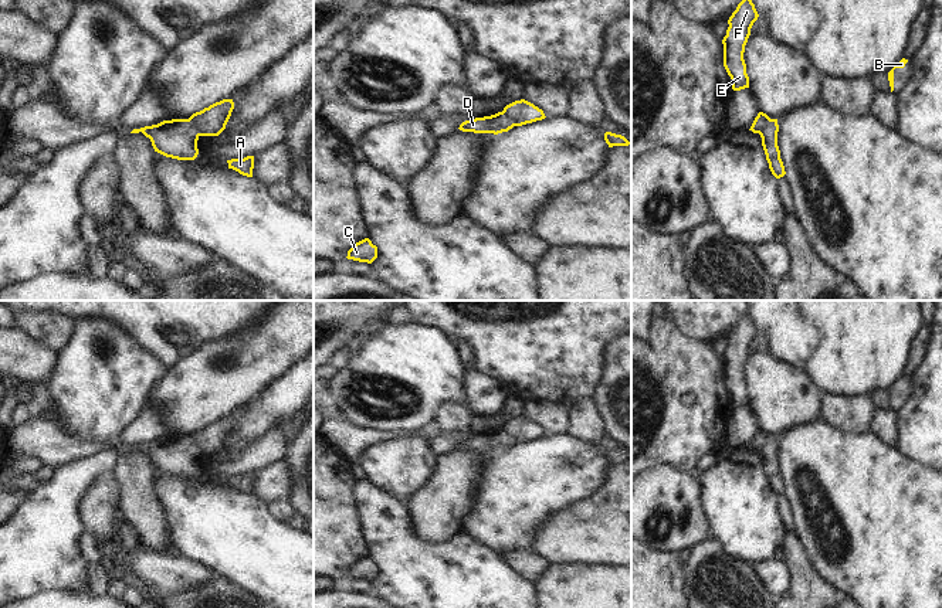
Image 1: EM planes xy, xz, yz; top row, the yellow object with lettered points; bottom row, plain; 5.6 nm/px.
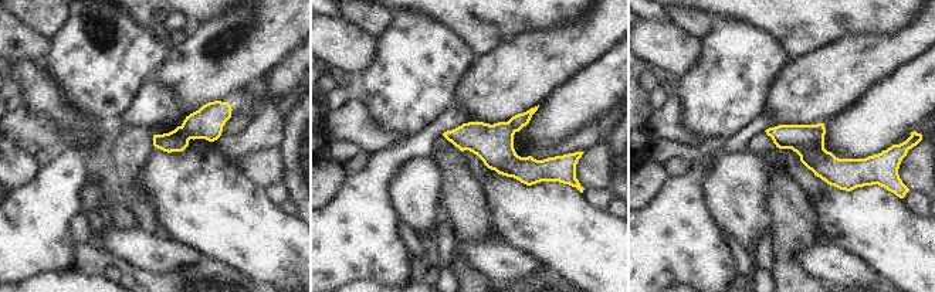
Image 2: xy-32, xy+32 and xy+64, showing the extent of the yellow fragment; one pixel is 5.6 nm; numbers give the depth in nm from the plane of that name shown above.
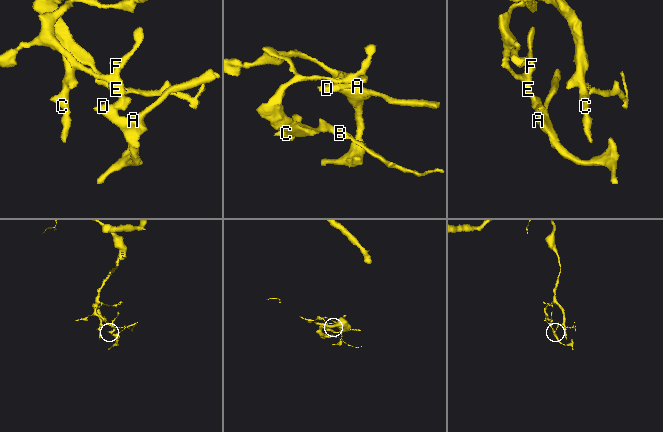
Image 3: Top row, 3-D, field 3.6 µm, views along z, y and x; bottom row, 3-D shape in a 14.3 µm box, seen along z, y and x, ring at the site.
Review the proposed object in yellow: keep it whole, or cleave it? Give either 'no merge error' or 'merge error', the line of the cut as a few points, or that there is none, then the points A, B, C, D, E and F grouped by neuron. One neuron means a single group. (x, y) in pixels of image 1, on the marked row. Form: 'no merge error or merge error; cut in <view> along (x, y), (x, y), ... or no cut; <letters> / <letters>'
merge error; cut in xy along (187, 119), (199, 135); A D / B C E F

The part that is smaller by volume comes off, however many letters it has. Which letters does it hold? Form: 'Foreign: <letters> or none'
Foreign: A, D.

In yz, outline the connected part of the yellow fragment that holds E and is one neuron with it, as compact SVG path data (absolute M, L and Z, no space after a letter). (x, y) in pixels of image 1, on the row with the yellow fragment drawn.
M742 0L728 20L724 44L724 67L732 79L732 89L741 91L749 88L749 77L743 60L745 45L750 35L750 28L759 14L752 0Z

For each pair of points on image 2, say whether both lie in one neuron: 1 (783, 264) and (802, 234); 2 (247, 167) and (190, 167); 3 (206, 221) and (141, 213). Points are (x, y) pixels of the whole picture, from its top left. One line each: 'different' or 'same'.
1: same
2: different
3: different

